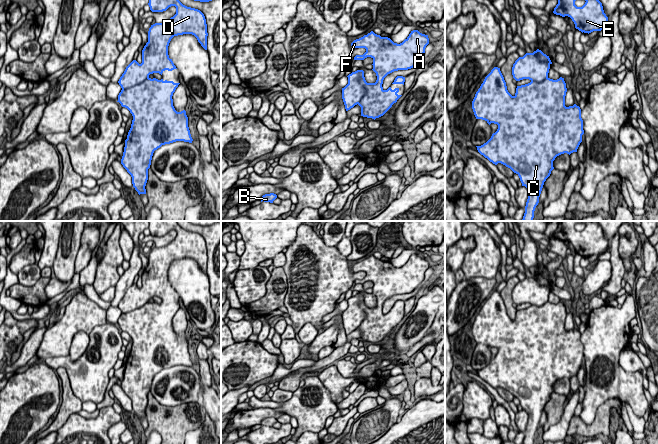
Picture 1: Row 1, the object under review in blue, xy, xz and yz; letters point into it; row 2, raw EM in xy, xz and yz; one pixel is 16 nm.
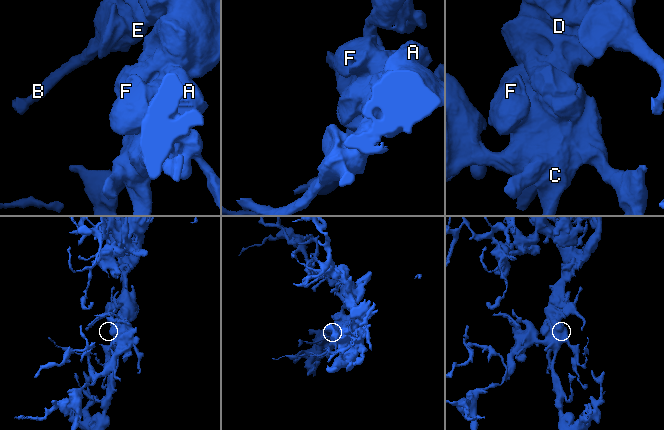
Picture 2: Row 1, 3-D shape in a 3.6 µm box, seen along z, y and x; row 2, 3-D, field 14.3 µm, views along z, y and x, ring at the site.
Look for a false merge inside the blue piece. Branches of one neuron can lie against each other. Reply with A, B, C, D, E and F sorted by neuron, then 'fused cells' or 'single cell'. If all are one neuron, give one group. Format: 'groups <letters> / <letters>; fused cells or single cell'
groups A B C D E F; single cell

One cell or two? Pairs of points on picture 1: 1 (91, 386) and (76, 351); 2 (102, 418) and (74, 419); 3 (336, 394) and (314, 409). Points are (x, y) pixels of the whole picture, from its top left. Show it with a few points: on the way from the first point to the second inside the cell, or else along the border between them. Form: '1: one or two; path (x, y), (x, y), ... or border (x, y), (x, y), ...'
1: two; border (88, 335), (86, 350), (72, 361)
2: one; path (95, 423), (81, 423)
3: two; border (318, 378), (329, 391), (331, 400), (337, 406)

